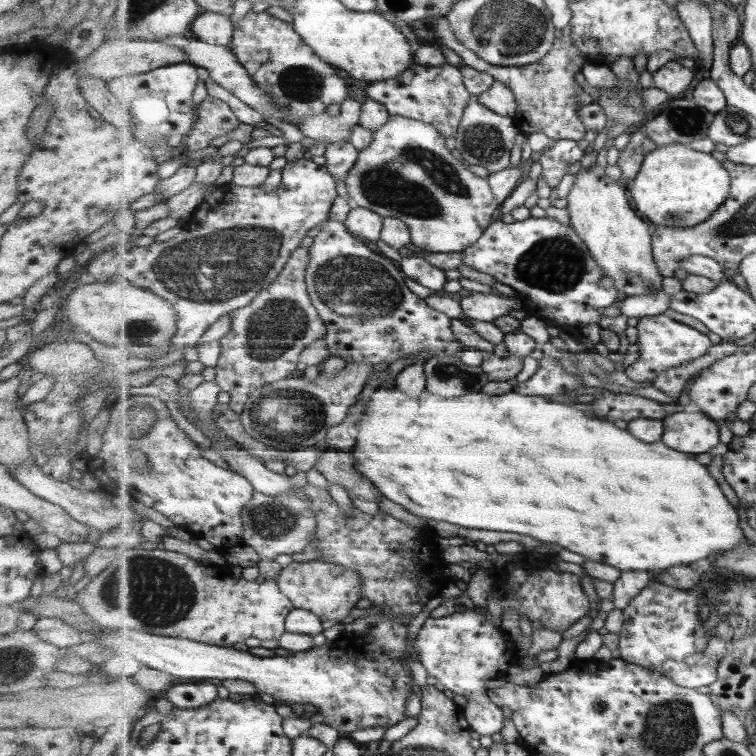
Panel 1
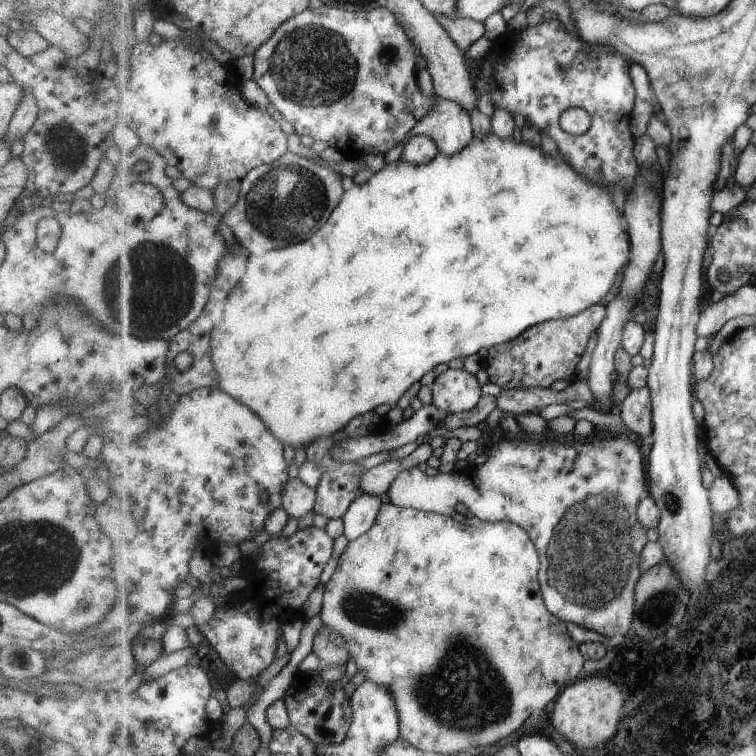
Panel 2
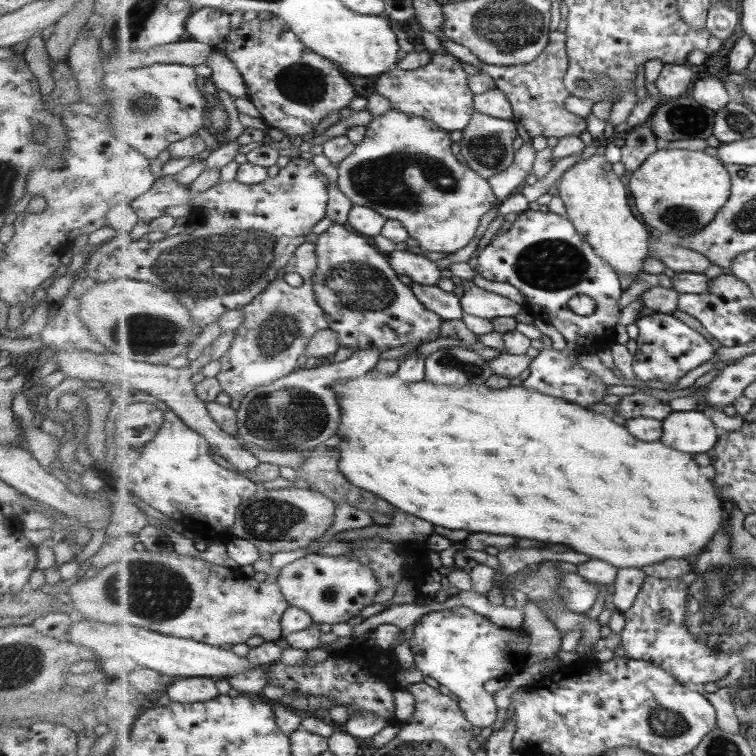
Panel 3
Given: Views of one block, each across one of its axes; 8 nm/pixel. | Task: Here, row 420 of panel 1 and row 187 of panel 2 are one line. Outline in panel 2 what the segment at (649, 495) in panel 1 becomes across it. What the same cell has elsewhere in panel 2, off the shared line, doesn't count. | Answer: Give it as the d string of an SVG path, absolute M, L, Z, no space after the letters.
M490 132L484 137L474 137L470 144L467 145L463 150L456 152L452 155L446 155L439 153L429 164L416 165L407 162L403 158L399 158L397 161L385 164L380 171L377 171L372 177L362 184L353 185L353 188L344 192L341 202L338 204L339 208L333 212L333 216L329 218L329 222L311 238L311 240L305 240L301 244L292 244L280 249L269 251L263 256L250 255L247 259L247 272L246 277L235 287L235 290L230 294L227 299L224 308L224 319L212 330L212 361L214 362L215 368L221 378L220 386L221 390L229 392L231 396L239 398L243 404L251 406L265 422L267 426L271 426L273 434L281 440L284 445L292 446L293 449L296 446L301 446L306 450L315 439L319 437L326 437L327 435L333 435L339 432L349 420L353 420L355 416L359 414L365 414L381 404L389 404L395 406L399 402L399 398L415 384L419 382L427 372L434 371L434 368L441 366L441 364L448 364L455 359L467 358L469 354L475 354L483 348L490 349L492 346L500 345L514 338L517 338L523 331L530 329L532 326L545 323L551 319L564 319L574 317L576 314L587 310L590 306L599 304L609 292L611 292L611 286L615 284L619 272L628 266L630 261L630 252L632 242L630 241L630 234L628 229L625 230L623 226L624 214L619 212L619 208L615 206L613 202L612 190L601 183L590 181L583 174L579 174L578 170L575 170L574 166L569 164L569 161L556 152L554 155L545 154L543 148L540 145L532 144L531 142L520 141L517 142L515 138L501 138L498 134Z

